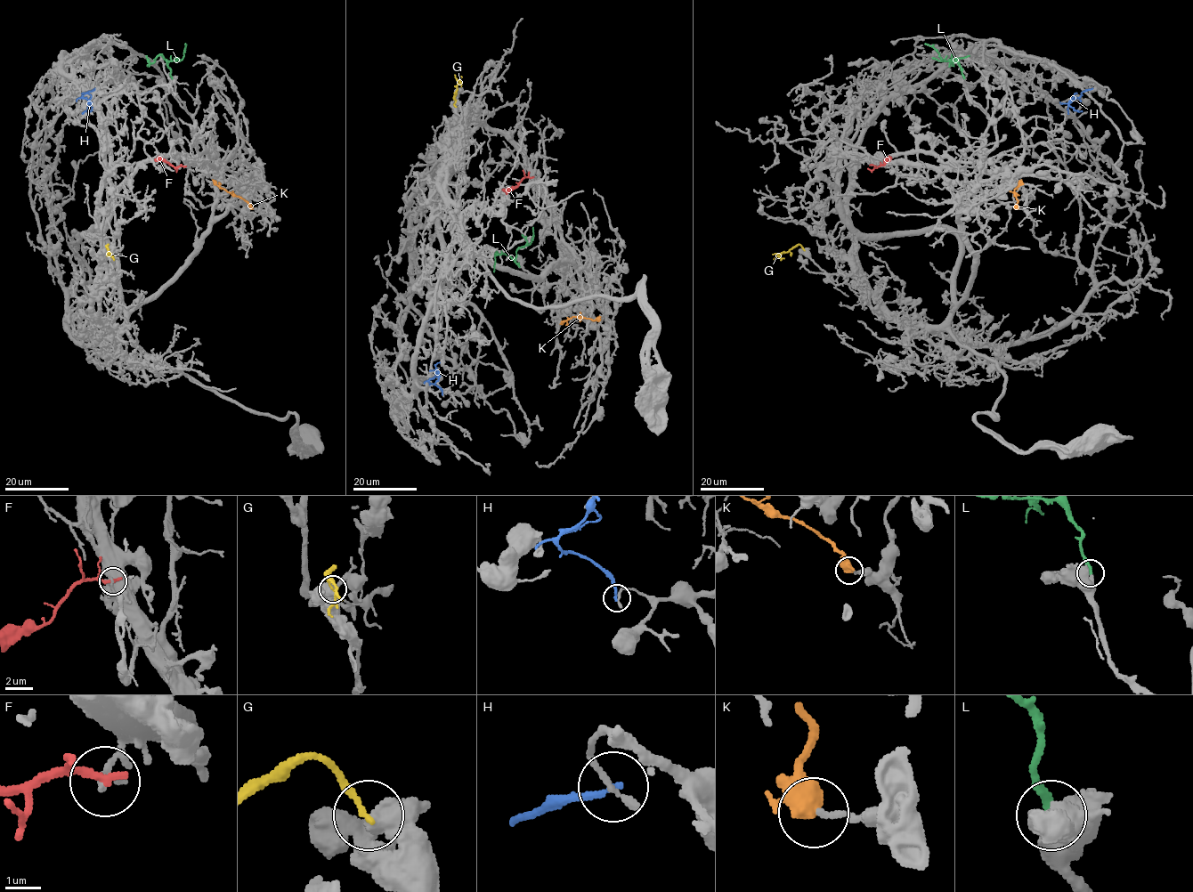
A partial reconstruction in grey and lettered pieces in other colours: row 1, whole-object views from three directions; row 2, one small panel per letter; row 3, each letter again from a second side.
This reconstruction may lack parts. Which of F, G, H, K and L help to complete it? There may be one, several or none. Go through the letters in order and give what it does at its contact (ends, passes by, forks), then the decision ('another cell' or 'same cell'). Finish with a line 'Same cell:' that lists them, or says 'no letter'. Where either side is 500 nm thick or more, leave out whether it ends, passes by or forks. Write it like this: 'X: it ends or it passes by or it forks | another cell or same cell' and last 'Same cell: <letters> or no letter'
F: it ends | another cell
G: another cell
H: it ends | another cell
K: it passes by | another cell
L: same cell
Same cell: L

